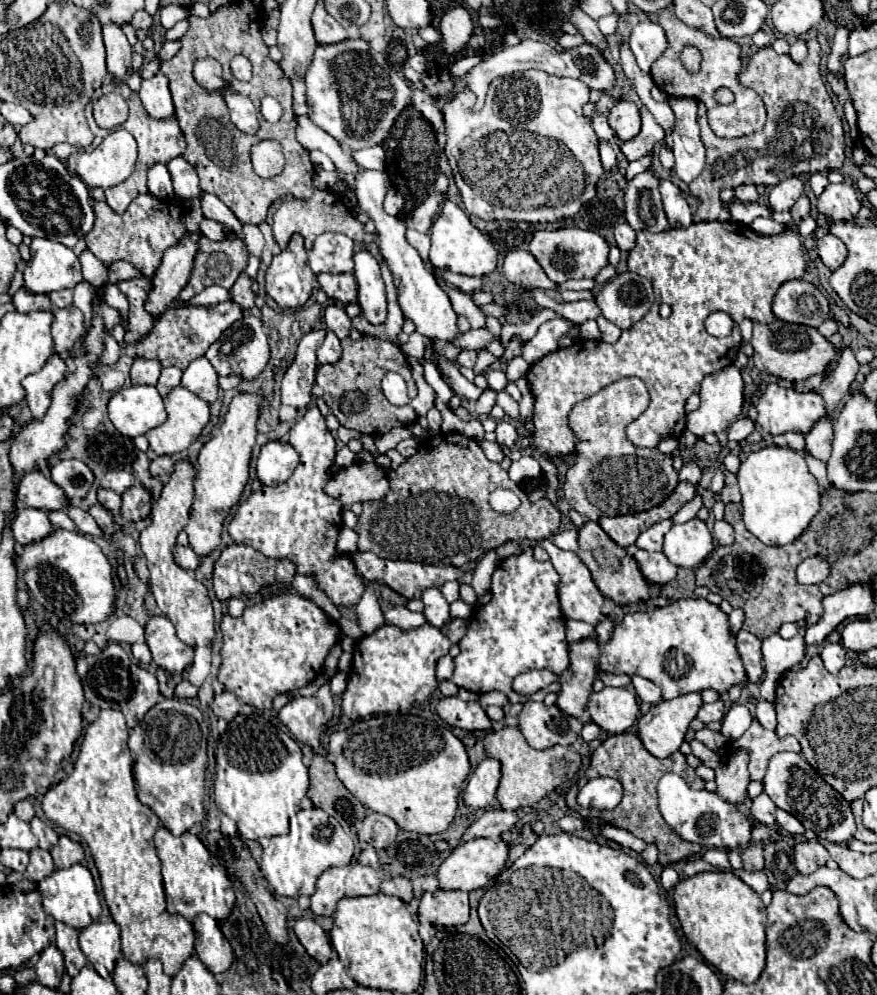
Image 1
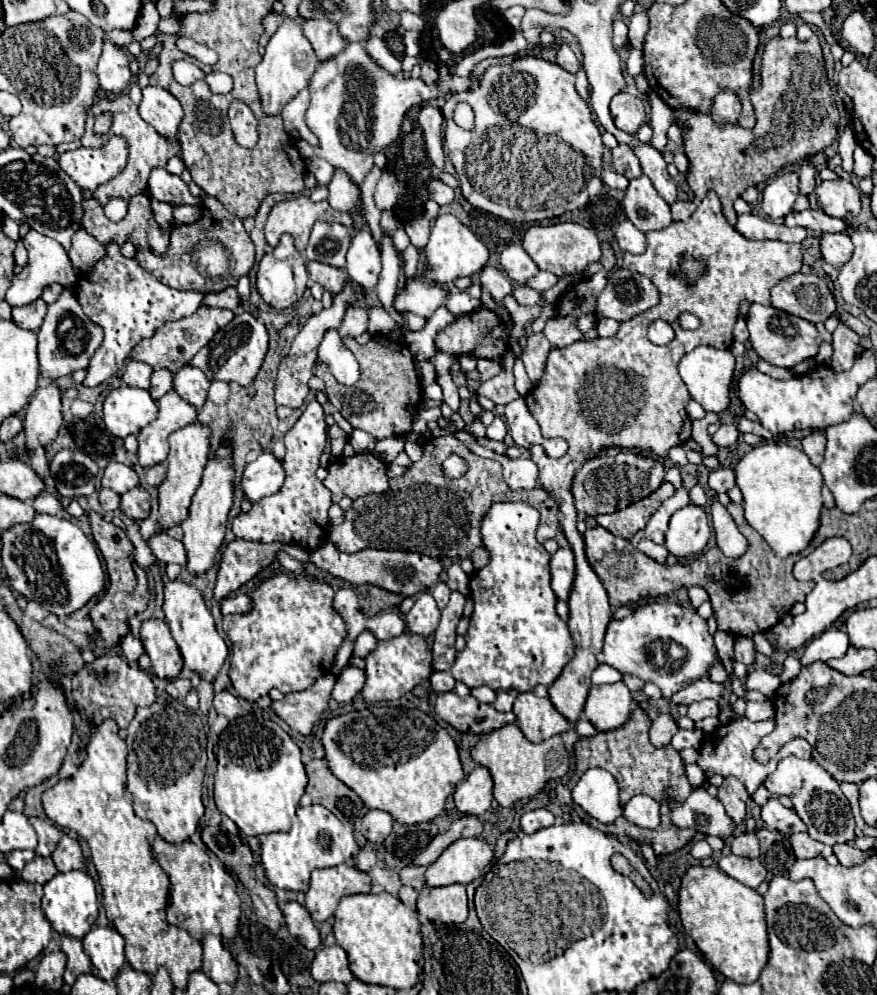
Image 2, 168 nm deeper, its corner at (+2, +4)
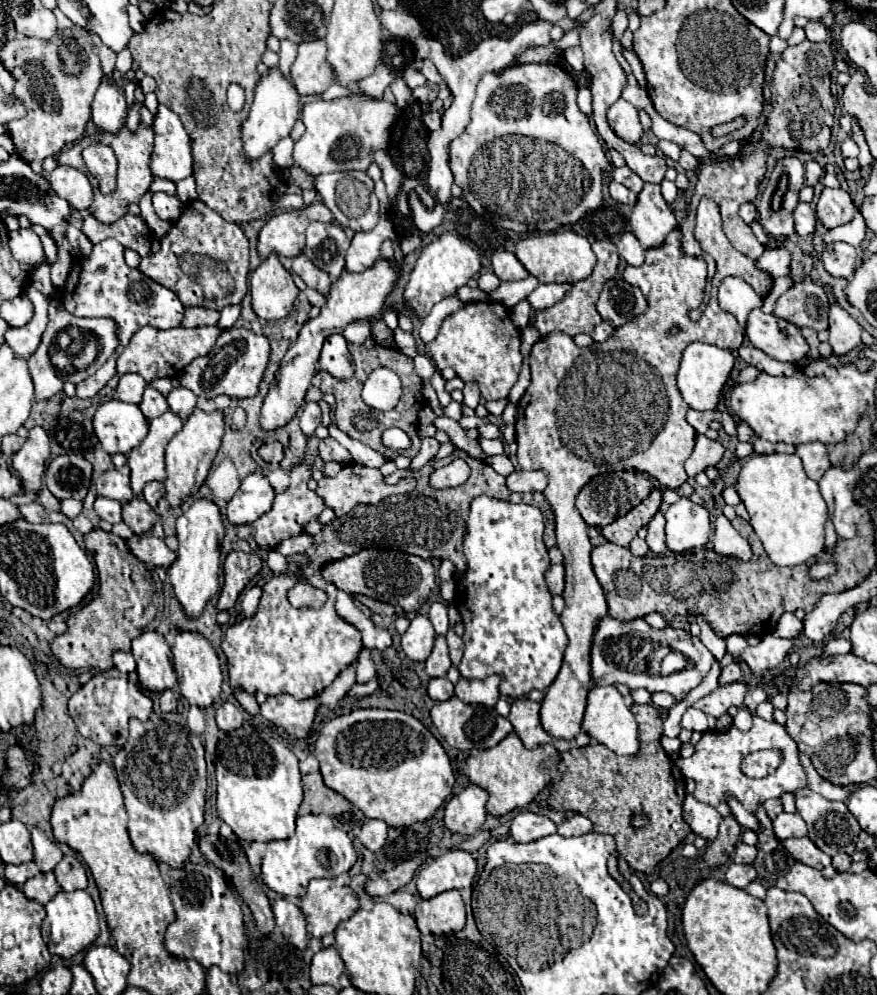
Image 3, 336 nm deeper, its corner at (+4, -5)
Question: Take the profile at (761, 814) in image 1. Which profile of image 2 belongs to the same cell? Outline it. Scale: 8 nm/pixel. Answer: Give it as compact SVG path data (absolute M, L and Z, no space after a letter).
M771 798L763 808L761 808L761 818L769 828L779 830L781 834L795 834L795 832L805 832L807 826L803 820L795 814L793 808L785 808L777 798Z

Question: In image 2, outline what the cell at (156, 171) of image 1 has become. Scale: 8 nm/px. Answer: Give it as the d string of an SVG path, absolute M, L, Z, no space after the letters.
M155 168L149 178L149 196L157 198L159 202L171 204L171 206L183 206L183 204L199 204L195 196L191 196L187 184L179 178L169 174L165 168Z

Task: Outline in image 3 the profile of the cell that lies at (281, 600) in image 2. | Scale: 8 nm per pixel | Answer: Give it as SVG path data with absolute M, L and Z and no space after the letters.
M319 573L305 575L309 585L327 593L327 603L321 609L295 609L287 601L287 591L297 581L299 577L289 575L277 575L267 581L257 613L227 629L221 647L227 655L229 683L233 689L247 691L249 695L263 691L269 697L289 693L295 699L309 699L331 685L363 649L361 633L335 613L337 587Z

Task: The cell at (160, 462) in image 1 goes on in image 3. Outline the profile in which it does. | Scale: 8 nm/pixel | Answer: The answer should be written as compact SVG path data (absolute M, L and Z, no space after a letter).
M151 481L151 483L147 483L145 489L143 489L143 497L145 497L145 501L147 501L151 507L157 507L157 501L159 501L163 495L165 495L165 485L163 485L163 481Z

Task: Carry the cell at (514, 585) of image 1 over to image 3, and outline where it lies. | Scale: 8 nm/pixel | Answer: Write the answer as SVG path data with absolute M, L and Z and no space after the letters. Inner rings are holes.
M481 495L471 503L463 551L469 567L463 579L457 583L455 599L455 607L459 609L465 625L465 655L459 663L461 677L479 679L493 673L503 675L499 693L513 699L519 699L533 689L545 691L561 669L567 635L559 623L559 617L551 609L551 593L545 583L545 573L551 563L543 545L543 513L533 505L509 503ZM473 663L483 663L485 671L481 675L475 675Z

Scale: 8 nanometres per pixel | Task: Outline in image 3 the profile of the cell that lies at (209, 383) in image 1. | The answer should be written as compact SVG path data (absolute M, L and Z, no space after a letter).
M177 387L167 395L167 403L169 401L171 401L171 411L185 421L197 405L197 395L187 387Z

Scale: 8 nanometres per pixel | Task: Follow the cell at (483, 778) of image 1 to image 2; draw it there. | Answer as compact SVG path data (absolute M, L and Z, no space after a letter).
M477 766L455 790L455 808L463 814L483 816L493 802L493 780L487 768Z

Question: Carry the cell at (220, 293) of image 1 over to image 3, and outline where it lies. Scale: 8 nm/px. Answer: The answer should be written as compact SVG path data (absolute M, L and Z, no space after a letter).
M105 239L105 241L97 243L87 259L81 259L71 267L69 279L63 289L61 303L69 313L73 313L77 317L109 317L117 323L119 345L117 345L115 353L107 359L107 363L97 369L95 375L77 383L77 397L81 397L81 399L93 397L117 373L115 361L121 355L121 351L127 347L133 333L137 333L141 327L147 327L147 325L155 327L155 329L165 329L165 331L175 329L181 325L183 315L185 315L183 303L171 289L167 289L159 283L153 283L149 277L141 275L139 269L127 267L127 263L123 259L123 249L125 247L115 239Z

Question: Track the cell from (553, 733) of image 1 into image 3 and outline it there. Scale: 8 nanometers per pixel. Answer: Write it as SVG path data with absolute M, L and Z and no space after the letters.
M527 697L515 699L511 705L509 721L515 727L515 733L523 741L527 749L535 749L543 743L551 743L553 737L543 729L541 717L539 717L541 705L535 701L529 701Z

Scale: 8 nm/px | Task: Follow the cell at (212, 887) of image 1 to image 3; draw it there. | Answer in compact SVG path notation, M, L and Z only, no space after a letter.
M159 861L159 871L163 881L169 885L171 903L177 915L175 921L167 927L165 949L175 957L195 959L205 969L217 965L225 973L241 973L245 939L243 913L223 873L211 864L195 865L191 861L187 861L181 869L173 869Z

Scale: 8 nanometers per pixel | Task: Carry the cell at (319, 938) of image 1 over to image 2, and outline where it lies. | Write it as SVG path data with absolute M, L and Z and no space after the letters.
M283 902L281 910L283 910L285 924L287 924L291 936L295 936L309 950L315 950L321 946L319 930L317 930L315 922L311 920L309 912L305 910L305 906L301 906L299 902Z

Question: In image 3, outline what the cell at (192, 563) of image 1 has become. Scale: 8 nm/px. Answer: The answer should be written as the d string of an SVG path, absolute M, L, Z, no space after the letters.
M135 535L131 541L127 541L131 553L141 559L143 563L147 565L153 565L153 567L163 567L163 569L169 569L177 555L165 545L163 539L157 539L157 537L149 537L149 535Z

